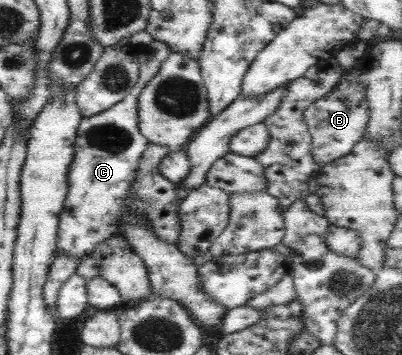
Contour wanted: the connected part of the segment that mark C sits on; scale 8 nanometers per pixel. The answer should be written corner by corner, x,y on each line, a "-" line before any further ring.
154,40
139,48
138,79
124,98
110,108
82,117
73,142
73,157
68,165
67,193
60,209
57,221
55,248
63,250
72,260
89,256
93,248
114,234
120,234
120,209
123,198
136,176
137,164
142,151
147,147
147,140
140,134
137,125
137,98
142,87
158,73
160,64
168,56
169,48
163,42

